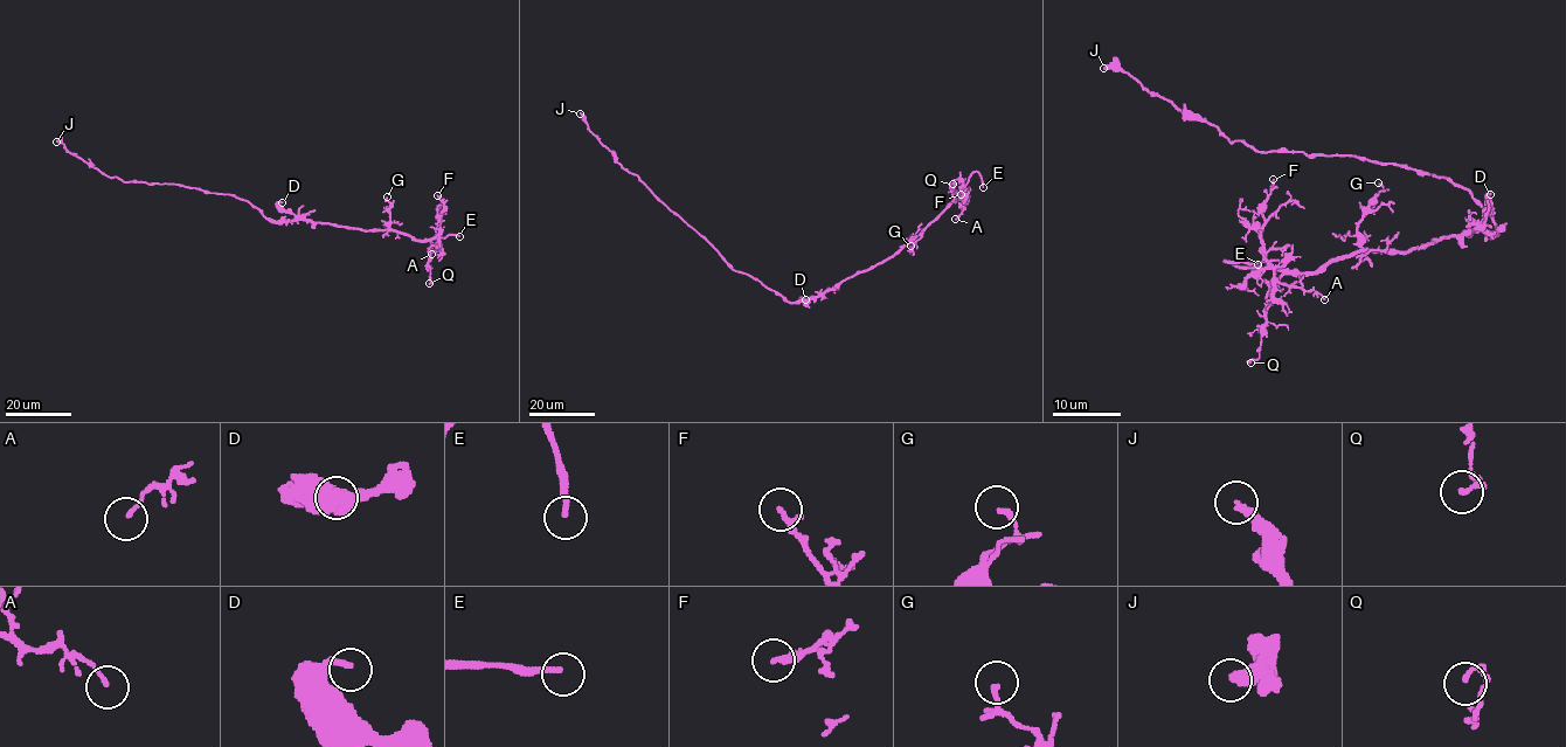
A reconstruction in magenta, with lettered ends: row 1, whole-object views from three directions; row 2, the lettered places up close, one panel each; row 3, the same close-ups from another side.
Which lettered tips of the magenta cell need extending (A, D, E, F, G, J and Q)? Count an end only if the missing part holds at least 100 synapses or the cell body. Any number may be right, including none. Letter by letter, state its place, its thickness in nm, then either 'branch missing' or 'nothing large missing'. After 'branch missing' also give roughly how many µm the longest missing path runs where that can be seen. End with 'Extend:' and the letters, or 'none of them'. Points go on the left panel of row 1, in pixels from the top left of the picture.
A: place (431, 254); calibre 120 nm; nothing large missing
D: place (282, 202); calibre 220 nm; nothing large missing
E: place (459, 236); calibre 200 nm; branch missing; missing 35 µm
F: place (437, 195); calibre 240 nm; nothing large missing
G: place (387, 196); calibre 170 nm; nothing large missing
J: place (56, 142); calibre 300 nm; nothing large missing
Q: place (429, 283); calibre 180 nm; nothing large missing
Extend: E

